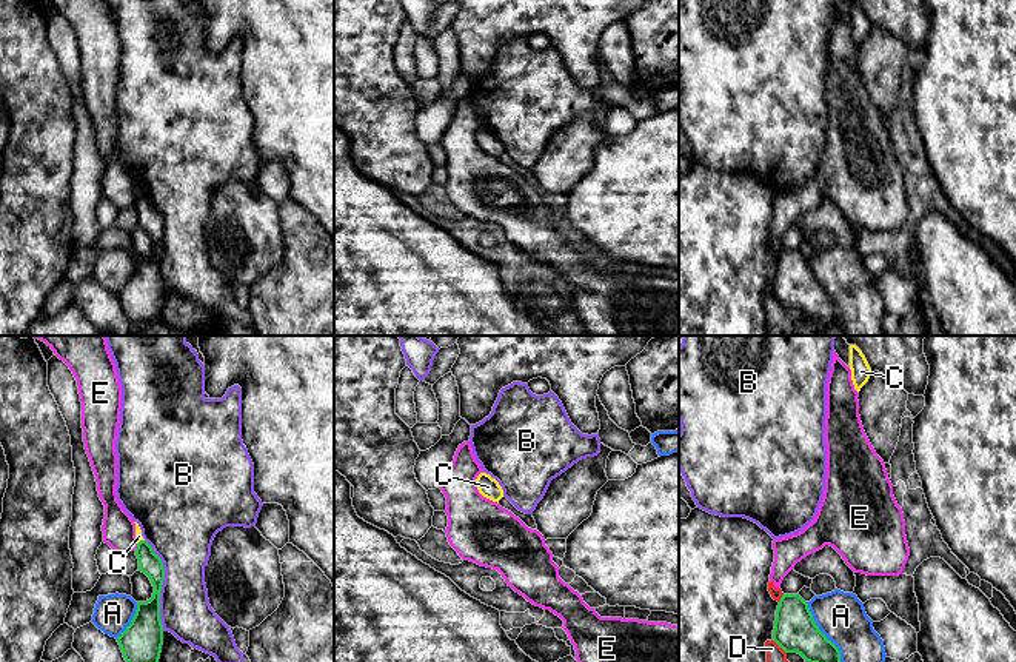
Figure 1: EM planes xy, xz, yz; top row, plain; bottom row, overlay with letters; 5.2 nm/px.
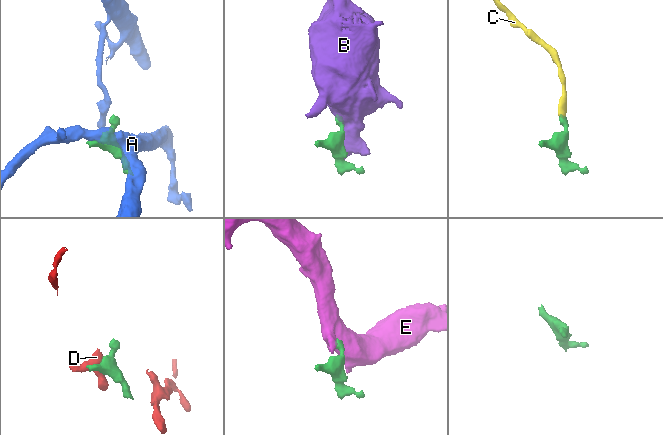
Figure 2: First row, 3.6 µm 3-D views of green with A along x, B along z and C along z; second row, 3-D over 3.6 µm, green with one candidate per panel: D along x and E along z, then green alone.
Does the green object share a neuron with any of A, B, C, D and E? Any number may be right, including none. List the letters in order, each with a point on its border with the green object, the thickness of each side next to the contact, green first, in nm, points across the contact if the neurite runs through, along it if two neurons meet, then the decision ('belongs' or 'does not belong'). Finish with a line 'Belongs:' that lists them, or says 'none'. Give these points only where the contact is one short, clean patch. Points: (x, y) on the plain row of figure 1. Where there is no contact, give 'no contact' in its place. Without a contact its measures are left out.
A: contact yz (825, 291); calibres 220 and 260 nm; does not belong
B: contact xy (162, 239); calibres 170 and 300 nm; does not belong
C: contact xy (140, 196); calibres 120 and 40 nm; border xy (143, 194), (137, 199); does not belong
D: contact yz (779, 300); calibres 220 and 160 nm; border yz (773, 294), (785, 308); does not belong
E: contact xy (137, 202); calibres 120 and 180 nm; border xy (137, 199), (133, 205); does not belong
Belongs: none

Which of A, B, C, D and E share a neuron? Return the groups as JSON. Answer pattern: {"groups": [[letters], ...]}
{"groups": [["A"], ["B"], ["C"], ["D", "E"]]}

